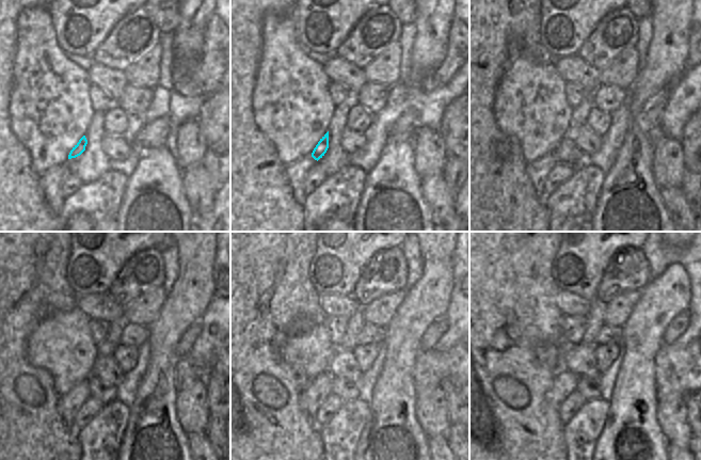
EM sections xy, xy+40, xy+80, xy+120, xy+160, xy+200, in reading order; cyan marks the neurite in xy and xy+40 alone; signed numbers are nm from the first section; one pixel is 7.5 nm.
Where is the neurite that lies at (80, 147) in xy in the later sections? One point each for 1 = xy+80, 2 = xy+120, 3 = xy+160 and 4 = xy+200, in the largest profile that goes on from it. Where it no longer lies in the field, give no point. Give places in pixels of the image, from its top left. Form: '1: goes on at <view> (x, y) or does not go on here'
1: goes on at xy+80 (567, 153)
2: goes on at xy+120 (98, 391)
3: goes on at xy+160 (347, 391)
4: goes on at xy+200 (589, 387)

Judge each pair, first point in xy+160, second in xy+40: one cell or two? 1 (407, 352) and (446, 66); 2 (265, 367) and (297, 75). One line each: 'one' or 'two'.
1: two
2: two

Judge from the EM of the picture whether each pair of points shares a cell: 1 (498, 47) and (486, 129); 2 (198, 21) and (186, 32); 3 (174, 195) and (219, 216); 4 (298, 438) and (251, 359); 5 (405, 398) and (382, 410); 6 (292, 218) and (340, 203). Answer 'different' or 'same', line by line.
1: same
2: same
3: different
4: same
5: same
6: different

